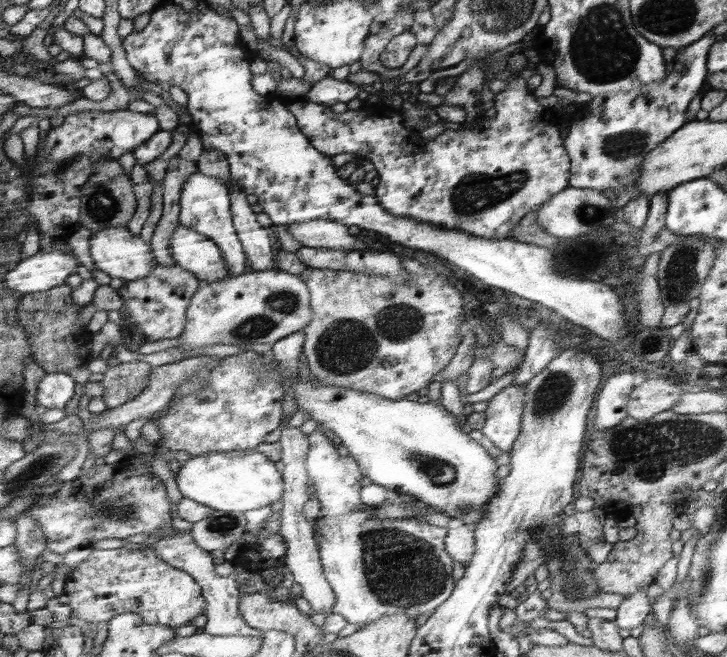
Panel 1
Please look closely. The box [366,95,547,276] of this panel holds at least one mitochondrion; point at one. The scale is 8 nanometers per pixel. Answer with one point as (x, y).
(472, 195)

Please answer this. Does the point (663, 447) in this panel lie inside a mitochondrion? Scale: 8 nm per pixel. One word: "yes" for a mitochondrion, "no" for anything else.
yes

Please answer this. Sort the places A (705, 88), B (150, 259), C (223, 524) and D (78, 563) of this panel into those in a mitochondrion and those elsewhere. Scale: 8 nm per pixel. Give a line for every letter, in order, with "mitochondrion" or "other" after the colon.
A: other
B: other
C: mitochondrion
D: other

